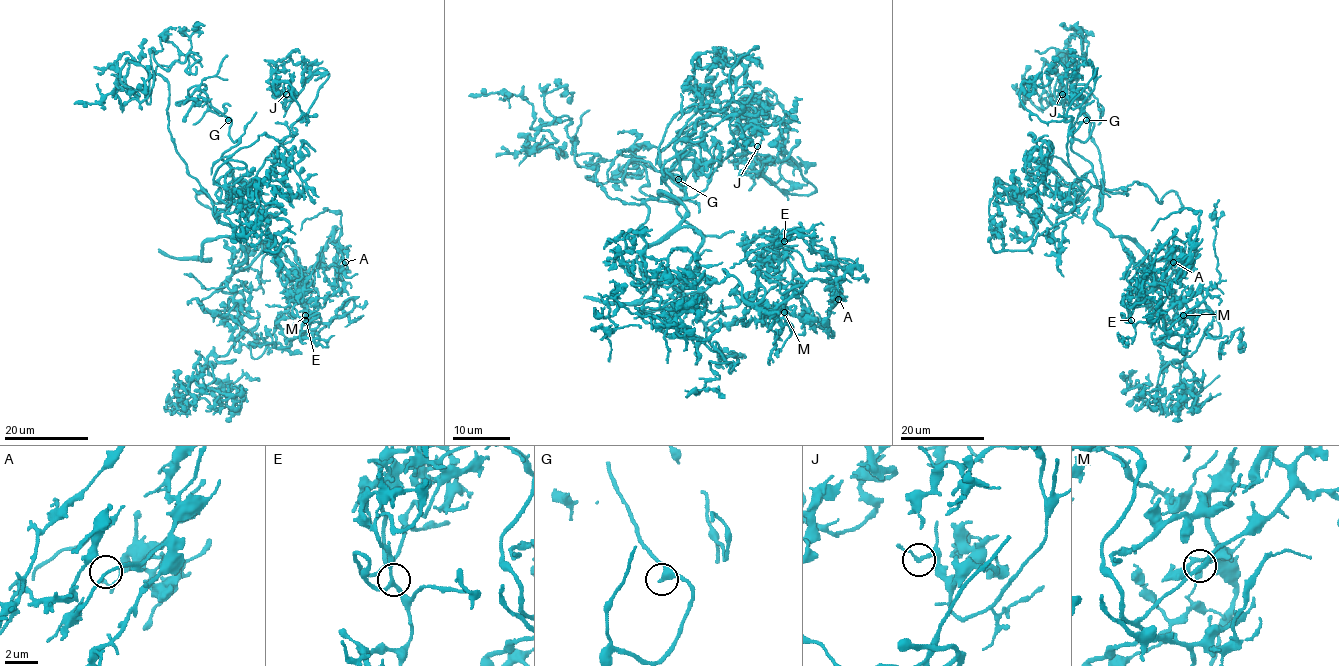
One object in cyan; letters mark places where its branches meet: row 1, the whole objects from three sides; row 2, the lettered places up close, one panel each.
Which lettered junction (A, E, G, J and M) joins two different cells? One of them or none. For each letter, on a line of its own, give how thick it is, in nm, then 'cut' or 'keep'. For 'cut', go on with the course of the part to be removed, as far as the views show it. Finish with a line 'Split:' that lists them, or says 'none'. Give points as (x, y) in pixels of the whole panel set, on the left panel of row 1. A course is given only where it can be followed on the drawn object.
A: 170 nm | cut | (345, 262), (340, 261), (337, 253), (336, 242), (341, 232), (339, 211), (326, 208), (306, 219), (300, 230)
E: 200 nm | keep
G: 380 nm | keep
J: 180 nm | keep
M: 280 nm | keep
Split: A

